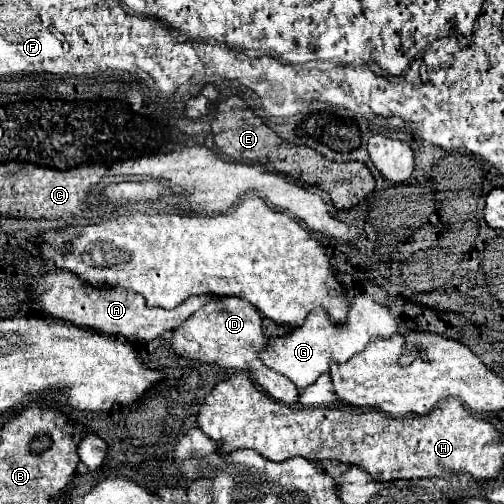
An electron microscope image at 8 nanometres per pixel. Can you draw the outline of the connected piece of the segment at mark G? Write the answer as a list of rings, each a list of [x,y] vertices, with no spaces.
[[[359,294],[353,298],[349,314],[347,314],[347,322],[341,328],[329,320],[329,316],[323,308],[315,308],[311,312],[311,316],[307,316],[303,326],[293,328],[293,332],[285,334],[285,336],[269,338],[267,346],[259,352],[259,358],[263,364],[267,364],[267,368],[289,378],[297,388],[307,388],[321,374],[327,372],[329,360],[347,362],[349,358],[353,358],[355,354],[365,350],[371,336],[385,338],[385,336],[395,334],[397,330],[399,330],[399,324],[385,306],[377,304],[367,294]]]

